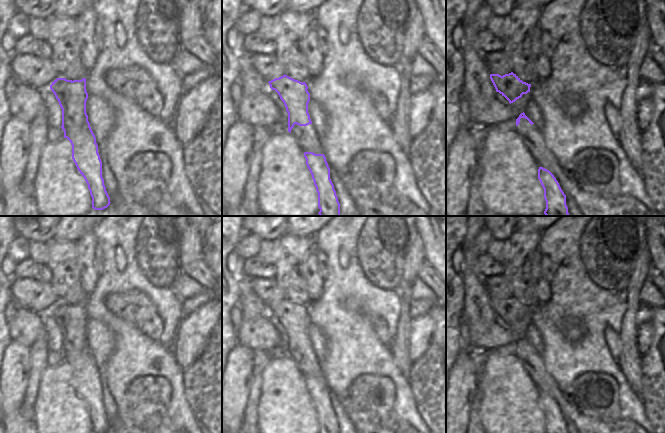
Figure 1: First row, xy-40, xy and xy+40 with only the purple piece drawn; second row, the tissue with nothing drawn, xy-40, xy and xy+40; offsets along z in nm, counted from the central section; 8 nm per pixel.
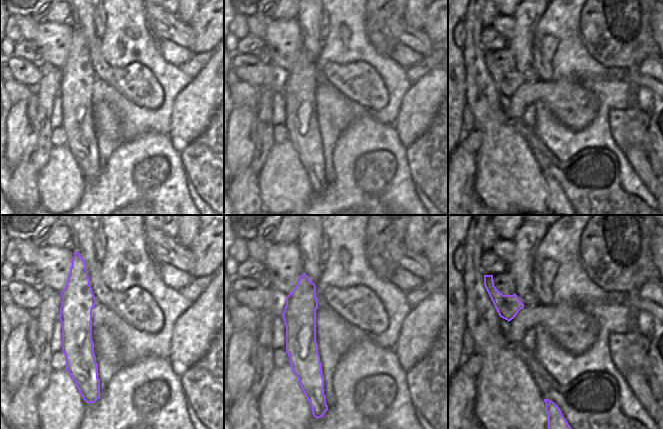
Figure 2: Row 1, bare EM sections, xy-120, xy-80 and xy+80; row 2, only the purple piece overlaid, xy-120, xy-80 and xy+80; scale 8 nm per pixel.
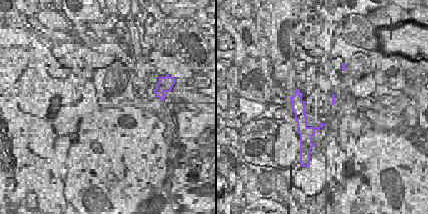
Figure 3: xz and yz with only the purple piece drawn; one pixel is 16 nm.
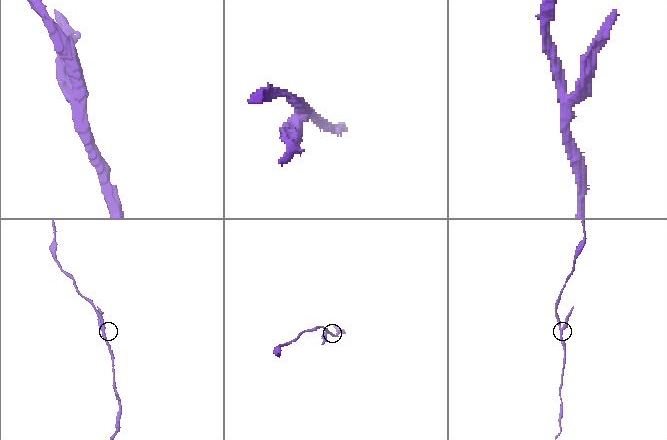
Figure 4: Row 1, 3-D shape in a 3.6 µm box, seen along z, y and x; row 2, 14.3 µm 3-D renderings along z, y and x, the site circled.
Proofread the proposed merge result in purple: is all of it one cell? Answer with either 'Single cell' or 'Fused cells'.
Fused cells

